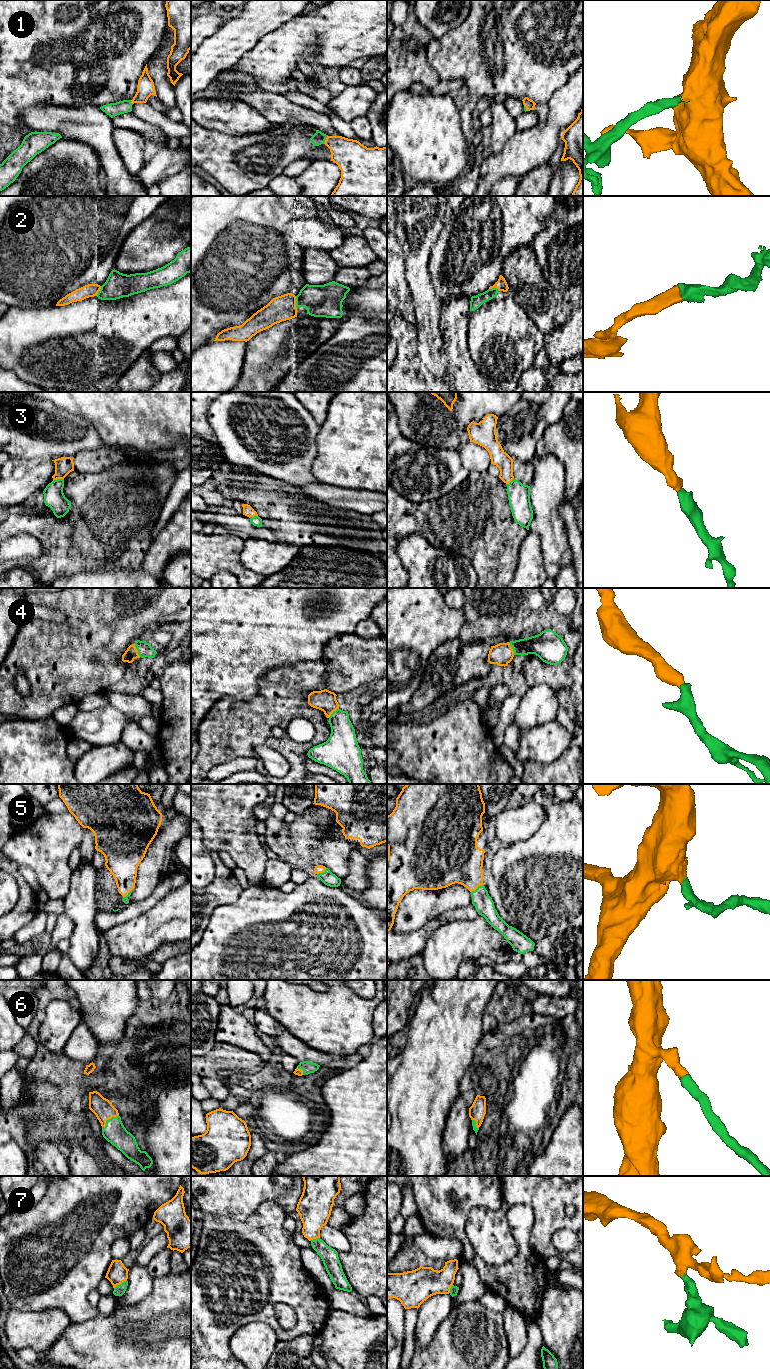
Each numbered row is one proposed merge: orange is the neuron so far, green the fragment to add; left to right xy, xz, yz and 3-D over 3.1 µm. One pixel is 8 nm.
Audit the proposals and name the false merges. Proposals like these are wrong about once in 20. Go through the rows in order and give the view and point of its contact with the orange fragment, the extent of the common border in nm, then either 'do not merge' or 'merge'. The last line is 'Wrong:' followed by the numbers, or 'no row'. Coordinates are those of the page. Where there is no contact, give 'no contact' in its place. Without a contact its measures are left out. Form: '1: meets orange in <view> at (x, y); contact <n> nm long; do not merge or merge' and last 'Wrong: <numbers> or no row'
1: meets orange in xz at (326, 139); contact 80 nm long; merge
2: meets orange in xz at (295, 302); contact 100 nm long; merge
3: meets orange in xy at (58, 478); contact 90 nm long; merge
4: meets orange in xy at (137, 650); contact 120 nm long; merge
5: meets orange in yz at (477, 886); contact 120 nm long; merge
6: meets orange in xy at (108, 1119); contact 170 nm long; merge
7: meets orange in xy at (120, 1283); contact 120 nm long; merge
Wrong: no row

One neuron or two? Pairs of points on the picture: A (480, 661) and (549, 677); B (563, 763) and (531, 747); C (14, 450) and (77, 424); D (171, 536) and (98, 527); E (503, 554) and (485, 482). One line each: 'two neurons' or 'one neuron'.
A: two neurons
B: two neurons
C: one neuron
D: two neurons
E: one neuron

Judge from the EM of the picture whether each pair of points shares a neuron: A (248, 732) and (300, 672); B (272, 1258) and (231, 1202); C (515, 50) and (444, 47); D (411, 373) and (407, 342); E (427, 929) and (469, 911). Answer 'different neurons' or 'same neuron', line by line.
A: same neuron
B: different neurons
C: same neuron
D: same neuron
E: same neuron

